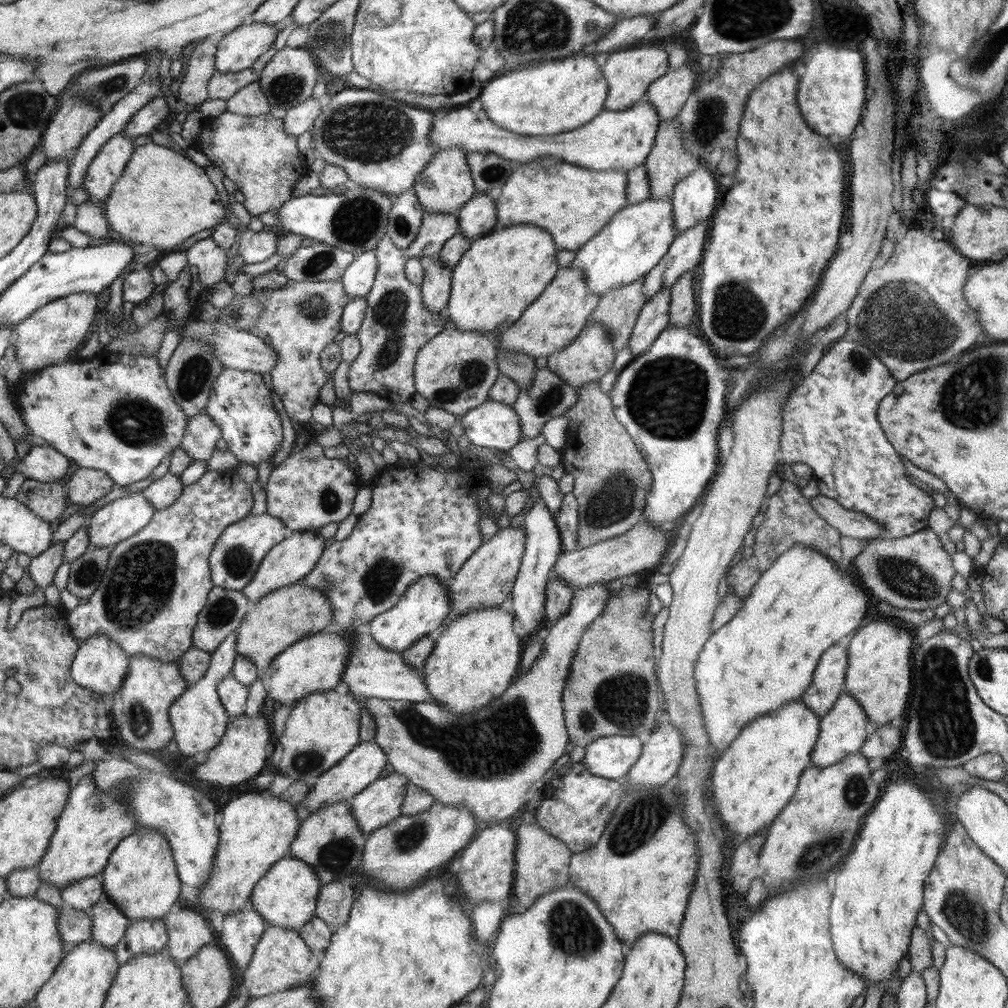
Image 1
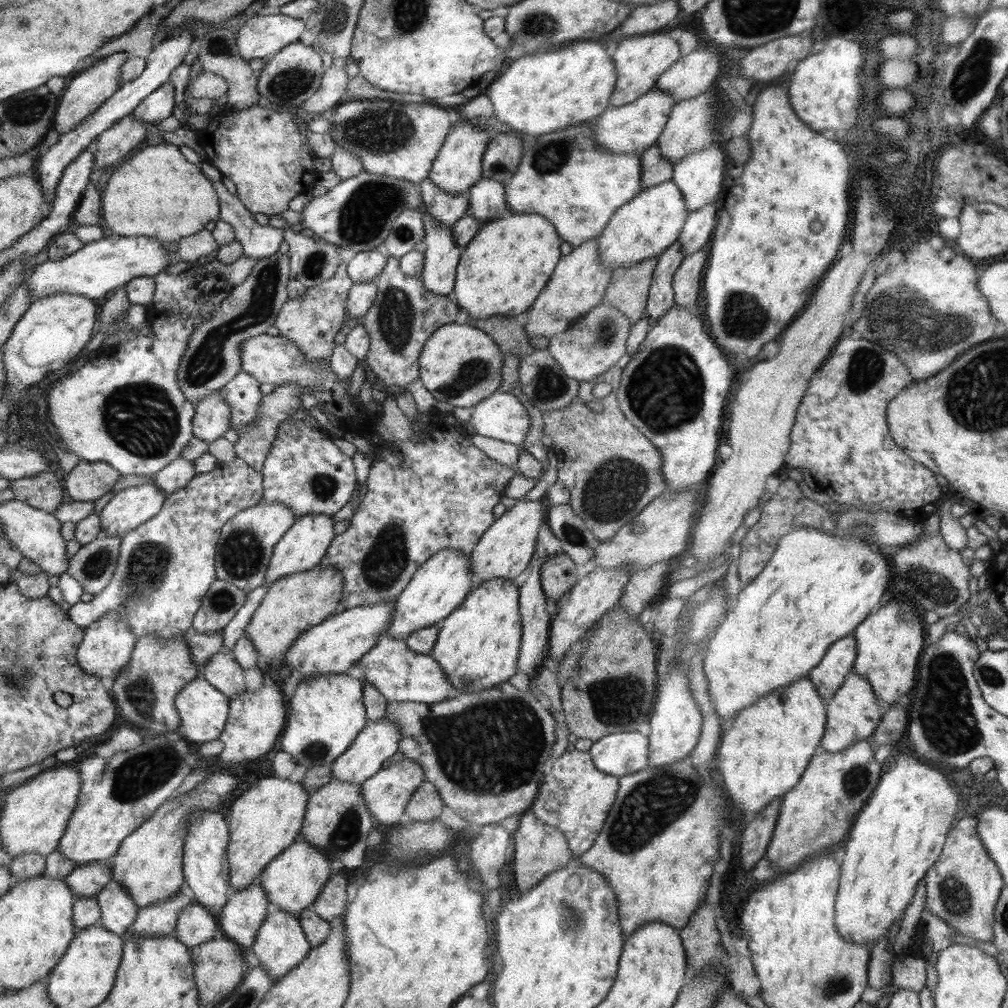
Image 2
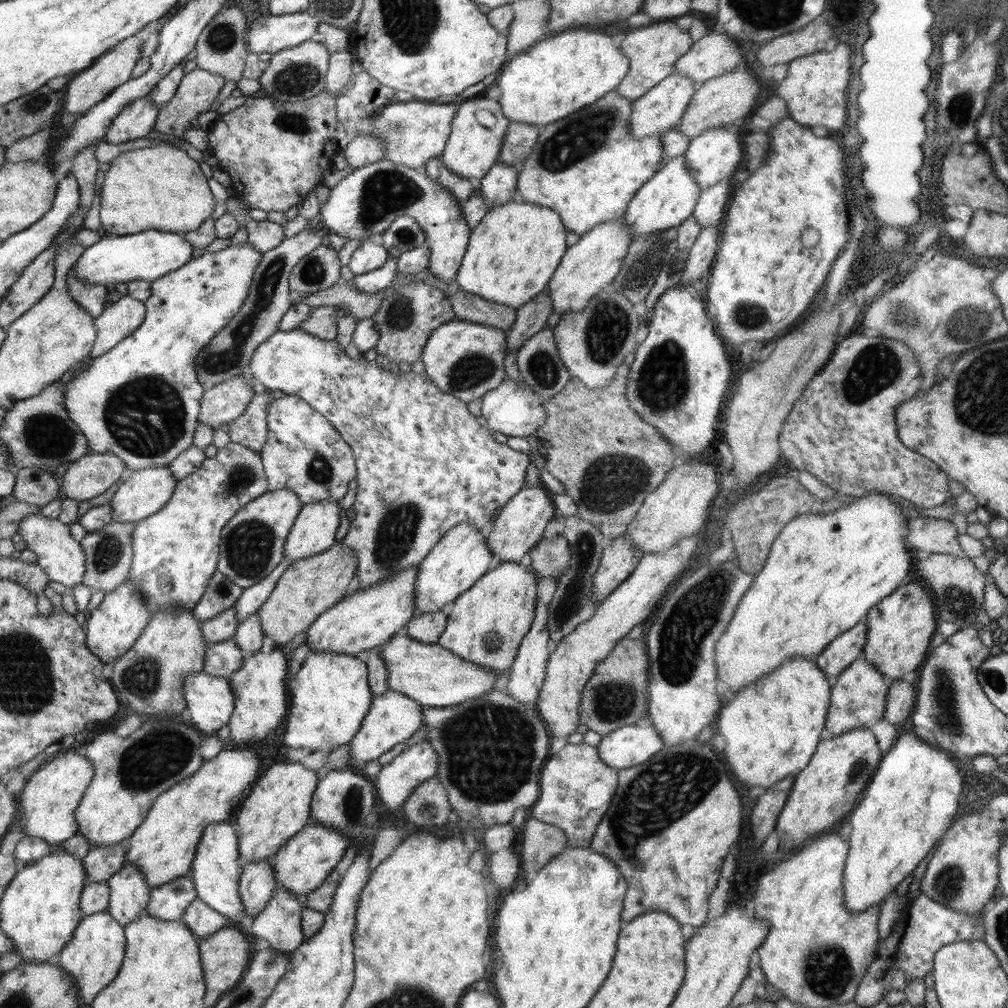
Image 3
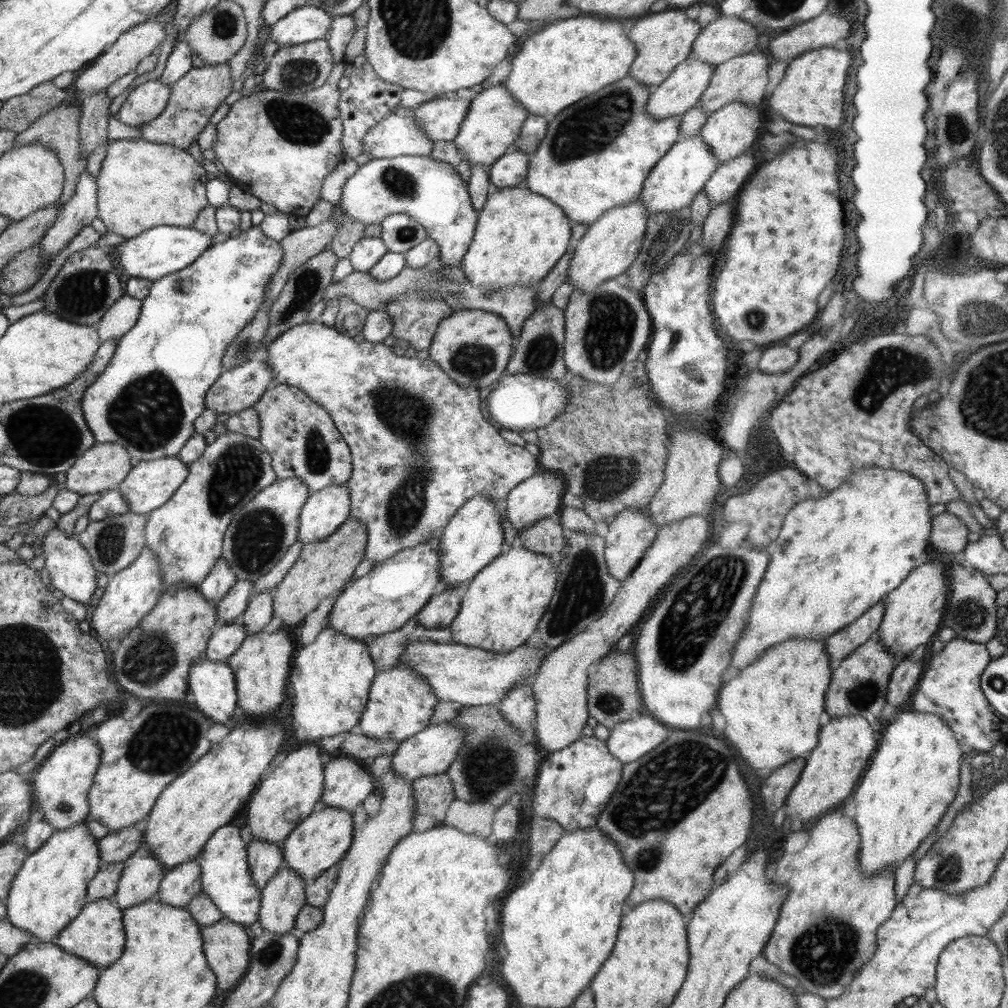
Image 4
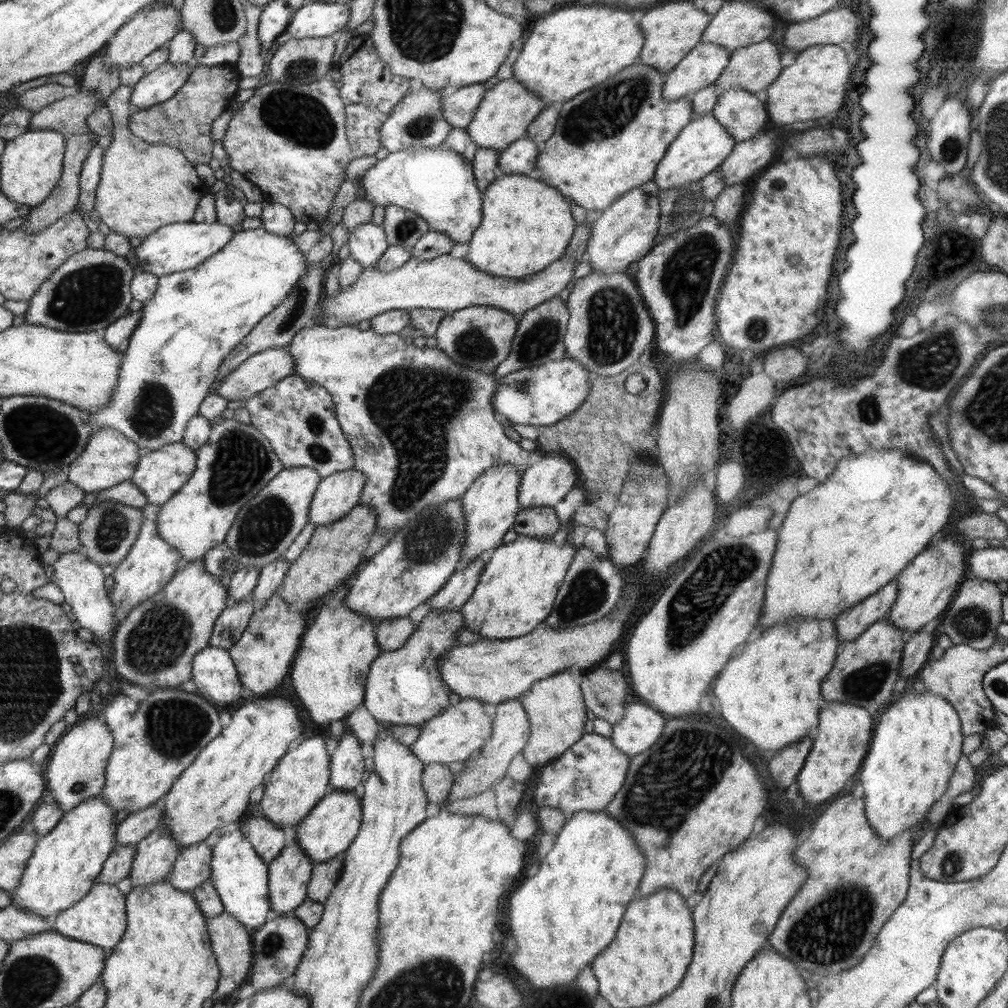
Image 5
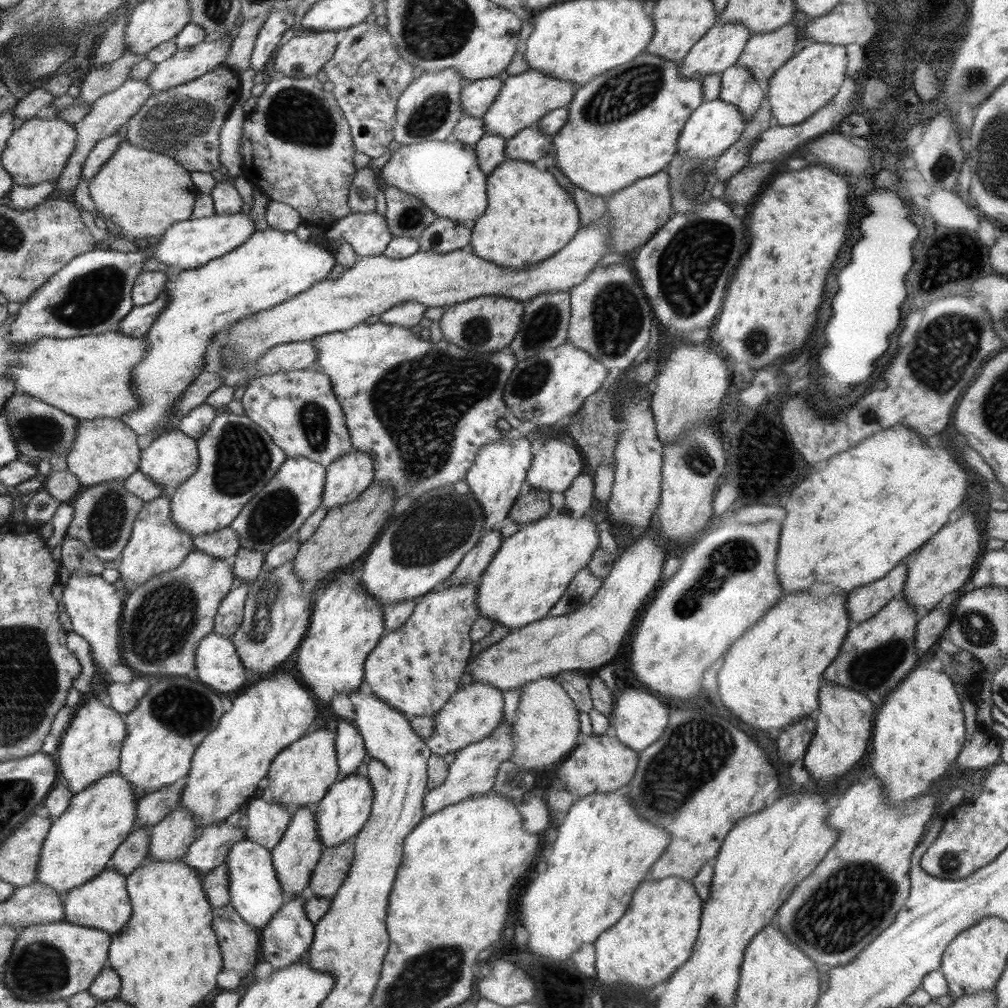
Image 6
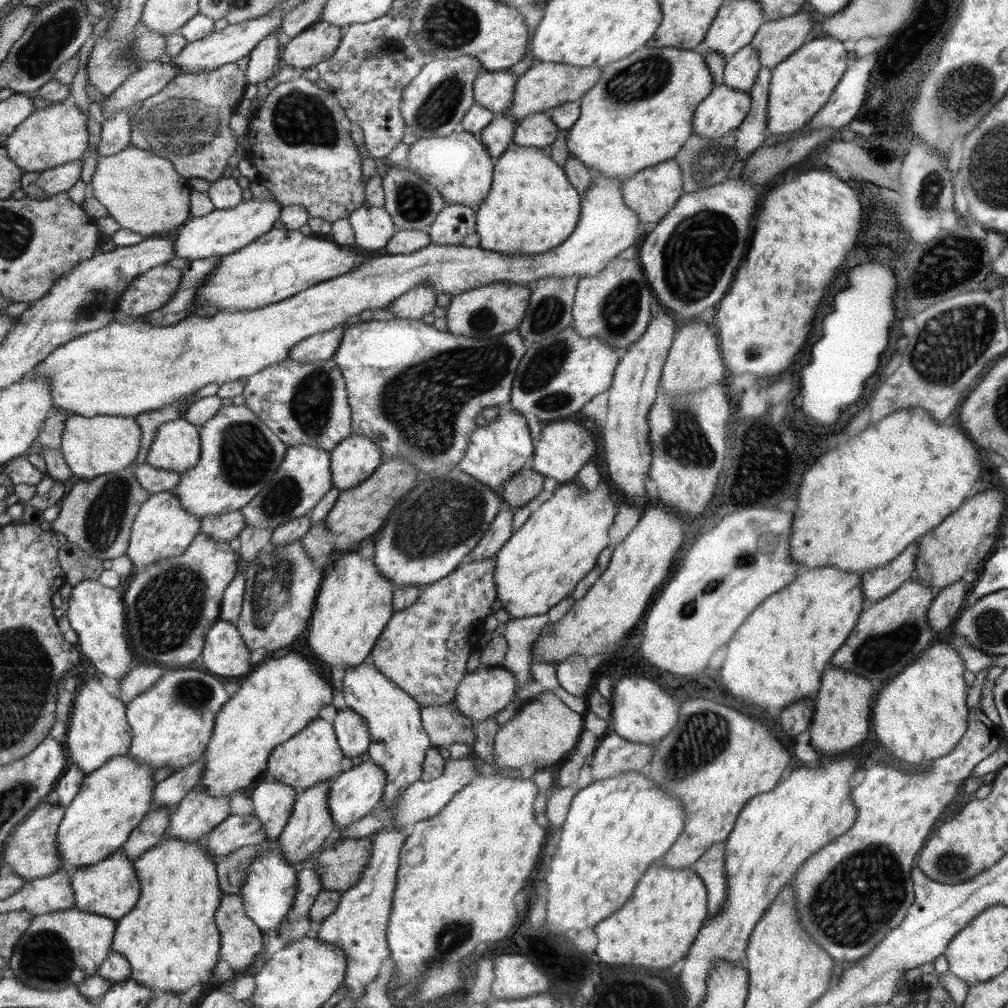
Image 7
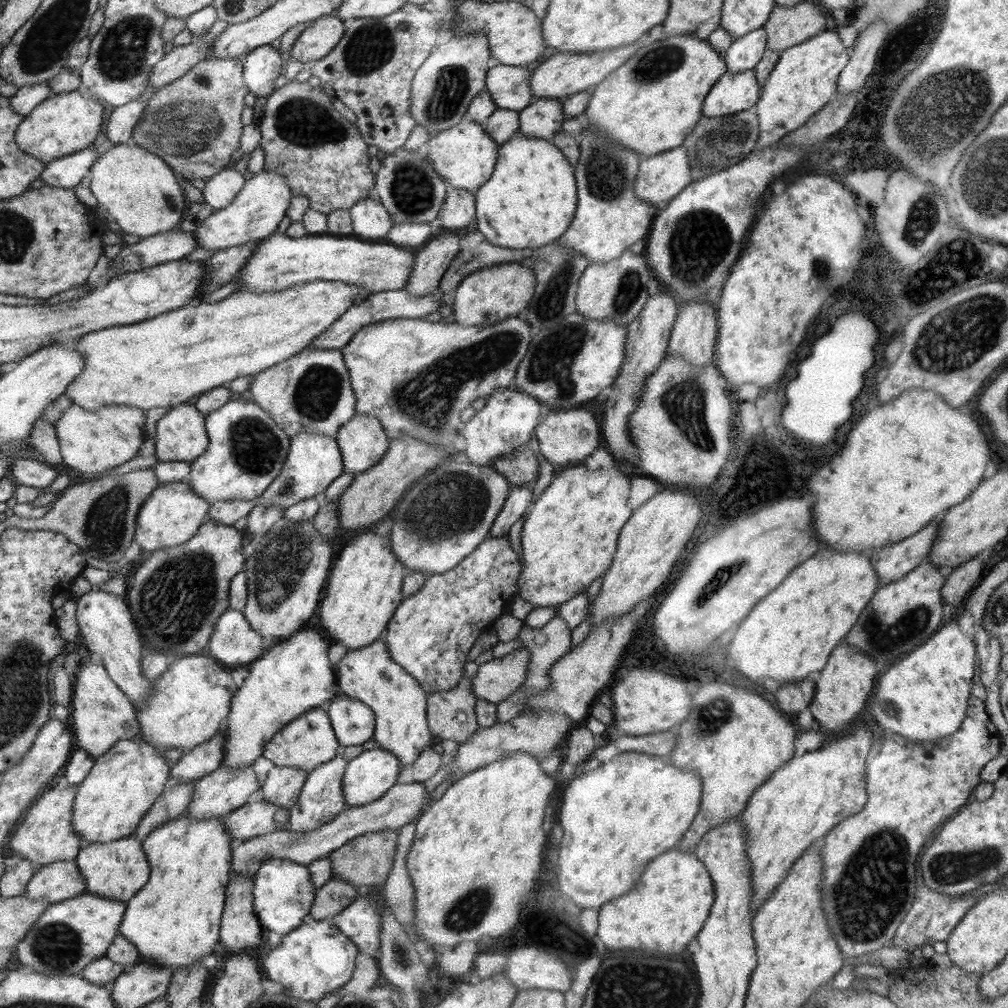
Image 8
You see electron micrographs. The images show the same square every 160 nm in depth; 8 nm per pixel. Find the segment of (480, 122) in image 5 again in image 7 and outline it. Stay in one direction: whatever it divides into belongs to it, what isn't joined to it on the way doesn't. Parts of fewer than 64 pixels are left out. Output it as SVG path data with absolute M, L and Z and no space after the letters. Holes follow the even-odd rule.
M541 62L532 65L516 81L512 104L502 113L511 116L516 122L522 121L529 114L548 112L550 108L566 102L579 101L581 96L601 77L604 66L576 66L558 62Z

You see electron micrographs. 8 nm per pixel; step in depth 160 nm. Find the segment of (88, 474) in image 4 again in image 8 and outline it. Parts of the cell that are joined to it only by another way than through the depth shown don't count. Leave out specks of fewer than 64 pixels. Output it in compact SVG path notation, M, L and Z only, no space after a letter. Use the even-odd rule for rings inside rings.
M73 403L53 425L63 462L83 476L96 475L114 469L138 454L146 437L146 411L128 405L84 410Z

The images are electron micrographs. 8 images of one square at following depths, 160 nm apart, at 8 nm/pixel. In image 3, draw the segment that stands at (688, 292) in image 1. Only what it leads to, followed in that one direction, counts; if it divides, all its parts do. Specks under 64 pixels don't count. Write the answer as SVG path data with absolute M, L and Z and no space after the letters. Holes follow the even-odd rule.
M720 226L703 228L697 236L696 242L689 248L689 256L679 284L694 284L702 278L711 268L716 251L718 250L718 238L720 238Z

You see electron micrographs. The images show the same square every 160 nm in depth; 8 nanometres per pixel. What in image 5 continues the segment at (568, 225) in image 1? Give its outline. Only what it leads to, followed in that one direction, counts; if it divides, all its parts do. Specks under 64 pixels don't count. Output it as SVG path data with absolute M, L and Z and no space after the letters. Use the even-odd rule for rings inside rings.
M638 61L559 106L555 132L545 142L537 158L536 167L542 170L539 179L589 213L598 213L608 208L631 188L653 180L660 159L693 115L691 98L679 98L674 102L663 99L665 78L666 73Z

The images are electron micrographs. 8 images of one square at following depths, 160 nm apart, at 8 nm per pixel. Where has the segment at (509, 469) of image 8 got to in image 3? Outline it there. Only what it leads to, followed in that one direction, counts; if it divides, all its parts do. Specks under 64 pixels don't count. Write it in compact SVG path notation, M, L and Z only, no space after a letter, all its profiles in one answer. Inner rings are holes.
M561 535L542 537L530 550L527 560L540 578L558 578L570 566L571 550L568 541Z

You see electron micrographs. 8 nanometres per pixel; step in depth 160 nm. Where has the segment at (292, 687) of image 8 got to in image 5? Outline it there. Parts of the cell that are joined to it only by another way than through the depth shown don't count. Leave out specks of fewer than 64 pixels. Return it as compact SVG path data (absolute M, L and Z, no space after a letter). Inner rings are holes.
M272 692L266 698L244 702L242 708L232 714L228 727L198 753L193 764L180 774L157 803L130 813L118 825L116 844L136 845L164 823L182 850L205 841L216 829L232 822L239 823L246 814L254 786L266 781L286 754L288 744L302 734L303 713L298 702L294 704L284 696L272 696Z

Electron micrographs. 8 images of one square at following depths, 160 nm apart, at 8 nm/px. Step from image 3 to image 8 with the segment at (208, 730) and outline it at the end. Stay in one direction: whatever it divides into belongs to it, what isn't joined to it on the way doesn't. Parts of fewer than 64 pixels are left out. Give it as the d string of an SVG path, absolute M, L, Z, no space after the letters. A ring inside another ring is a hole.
M228 608L216 621L208 650L210 657L232 670L237 666L247 667L266 649L262 648L261 634L252 630L242 611Z

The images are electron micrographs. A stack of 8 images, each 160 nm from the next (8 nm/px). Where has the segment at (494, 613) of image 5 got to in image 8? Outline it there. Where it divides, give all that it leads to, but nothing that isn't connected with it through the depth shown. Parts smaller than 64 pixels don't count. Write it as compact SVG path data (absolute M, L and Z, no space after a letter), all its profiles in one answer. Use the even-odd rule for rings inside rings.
M582 463L554 474L522 527L522 568L516 583L516 596L530 602L534 608L557 608L578 593L584 593L594 579L607 571L617 549L620 531L633 515L629 507L630 479L631 476L620 472L616 465L610 470L590 470Z

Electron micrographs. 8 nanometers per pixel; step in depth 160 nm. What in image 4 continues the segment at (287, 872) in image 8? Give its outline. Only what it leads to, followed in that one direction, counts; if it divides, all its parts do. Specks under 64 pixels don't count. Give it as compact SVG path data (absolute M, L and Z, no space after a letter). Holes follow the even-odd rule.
M228 824L220 826L212 837L204 844L198 856L200 869L202 869L202 888L207 897L218 907L221 916L248 926L258 920L261 905L261 890L254 885L252 873L248 869L247 848L240 837L240 829Z

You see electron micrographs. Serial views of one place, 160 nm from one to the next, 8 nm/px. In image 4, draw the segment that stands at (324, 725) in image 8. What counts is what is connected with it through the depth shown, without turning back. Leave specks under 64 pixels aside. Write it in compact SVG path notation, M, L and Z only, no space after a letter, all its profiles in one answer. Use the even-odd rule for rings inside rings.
M310 742L288 753L273 772L265 774L250 795L246 810L246 823L250 826L252 840L280 844L312 813L324 790L323 766L319 746Z

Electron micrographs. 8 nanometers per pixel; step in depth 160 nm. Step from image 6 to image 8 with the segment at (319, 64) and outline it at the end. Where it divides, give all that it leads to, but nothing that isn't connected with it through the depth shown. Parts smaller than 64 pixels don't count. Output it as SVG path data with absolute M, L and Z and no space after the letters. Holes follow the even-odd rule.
M331 15L310 22L292 45L292 60L310 65L324 58L343 37L346 25L339 17Z

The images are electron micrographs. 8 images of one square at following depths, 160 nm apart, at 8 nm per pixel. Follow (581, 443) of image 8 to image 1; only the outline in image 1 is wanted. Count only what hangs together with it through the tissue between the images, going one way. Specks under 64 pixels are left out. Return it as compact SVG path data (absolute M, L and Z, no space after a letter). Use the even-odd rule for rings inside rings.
M508 527L499 531L468 558L447 585L452 612L435 634L440 634L446 623L458 617L482 609L482 606L500 607L506 596L512 592L525 551L525 530L522 527Z

